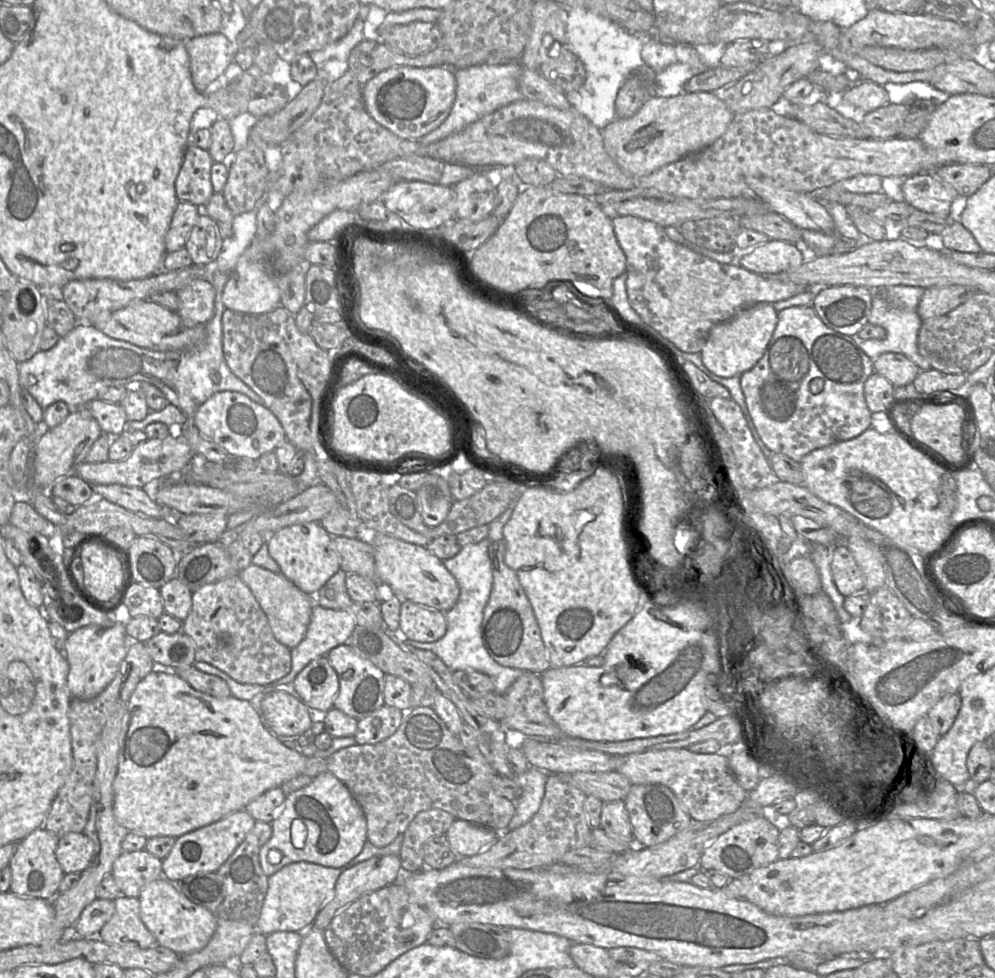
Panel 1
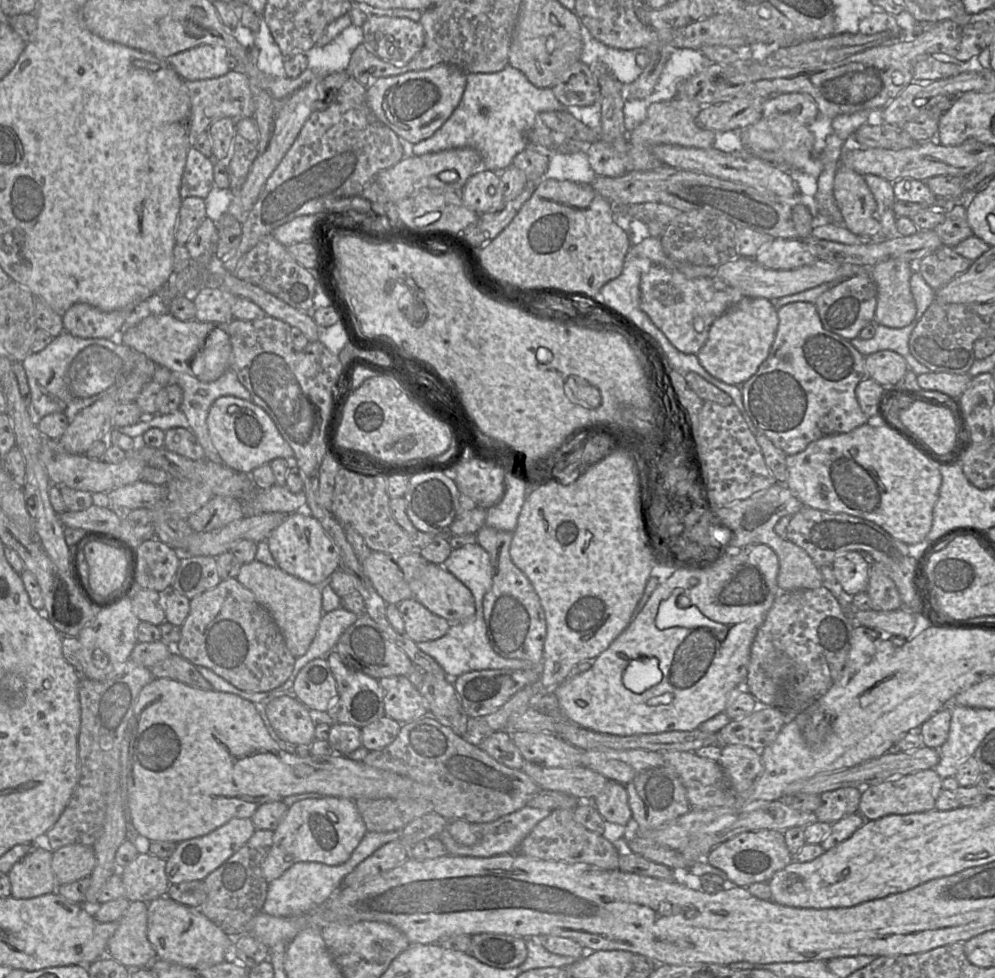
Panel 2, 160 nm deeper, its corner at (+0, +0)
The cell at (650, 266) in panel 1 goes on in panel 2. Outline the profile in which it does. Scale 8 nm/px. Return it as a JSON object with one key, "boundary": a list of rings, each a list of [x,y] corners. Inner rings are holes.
{"boundary":[[[652,266],[640,281],[642,310],[673,346],[684,354],[697,354],[708,338],[713,322],[743,298],[742,294],[720,280],[688,278],[679,271]]]}

